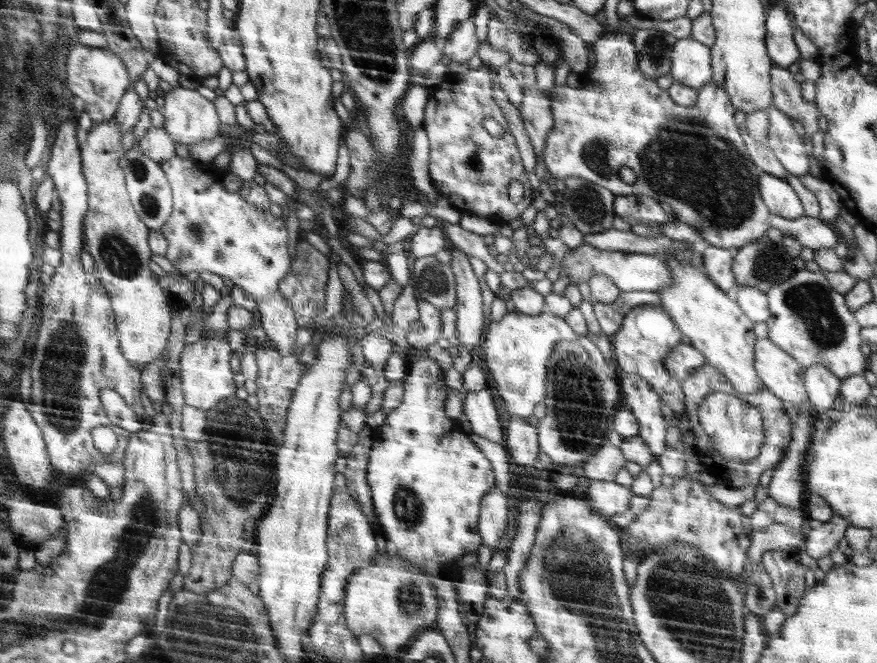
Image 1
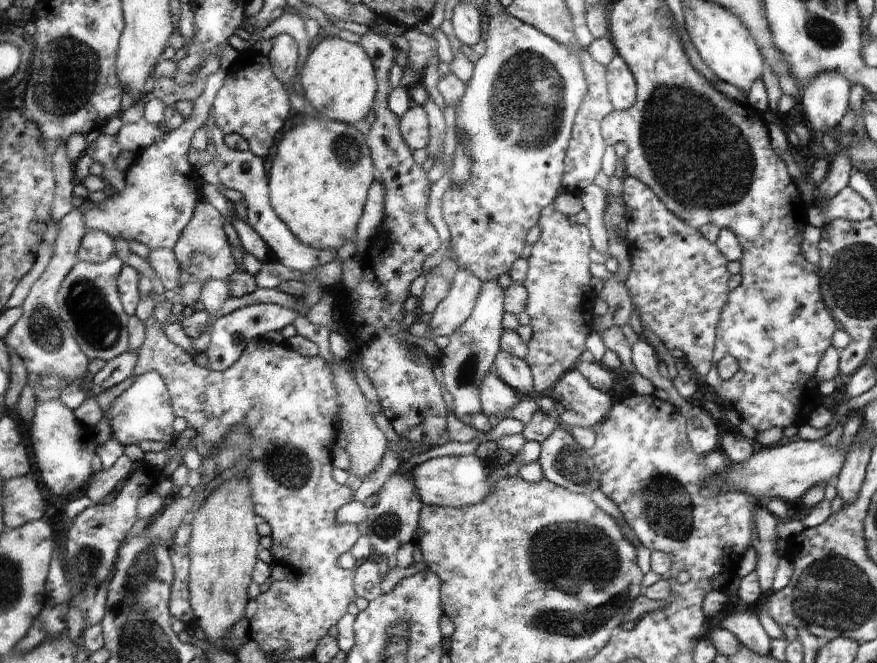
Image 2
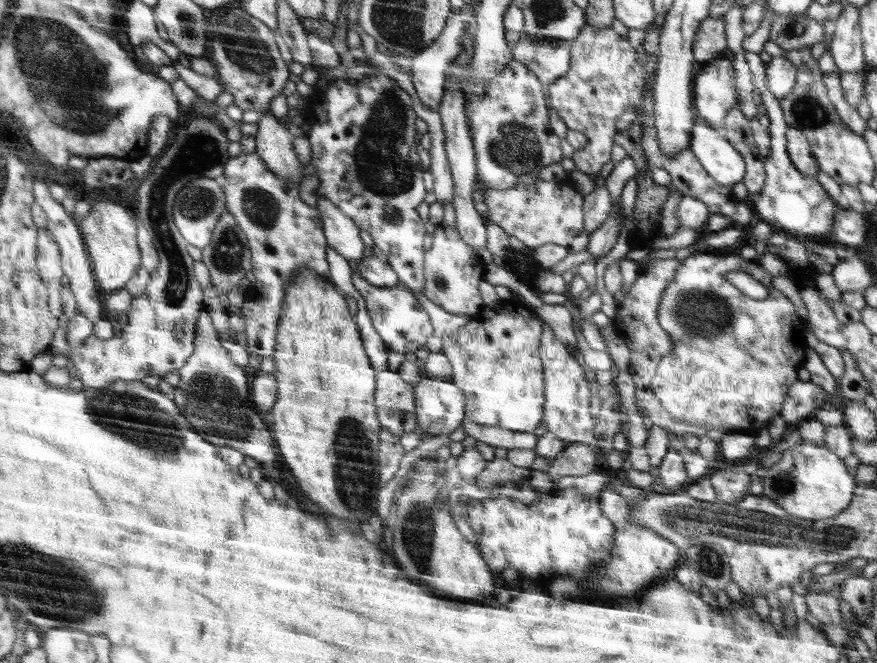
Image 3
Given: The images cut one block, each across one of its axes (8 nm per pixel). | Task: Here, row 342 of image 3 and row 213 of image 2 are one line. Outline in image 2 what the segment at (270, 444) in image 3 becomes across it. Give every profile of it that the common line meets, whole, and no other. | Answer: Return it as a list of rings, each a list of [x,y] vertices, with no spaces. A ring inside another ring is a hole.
[[[208,200],[197,208],[195,218],[183,232],[183,238],[179,240],[175,251],[183,270],[178,299],[186,308],[192,308],[193,304],[201,300],[202,284],[212,279],[225,281],[226,278],[235,276],[242,268],[234,258],[234,248],[226,234],[226,220],[216,205]]]

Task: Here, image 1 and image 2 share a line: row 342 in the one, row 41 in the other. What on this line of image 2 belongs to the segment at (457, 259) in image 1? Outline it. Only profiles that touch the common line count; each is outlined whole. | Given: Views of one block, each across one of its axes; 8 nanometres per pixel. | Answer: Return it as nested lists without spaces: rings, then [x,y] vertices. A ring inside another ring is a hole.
[[[459,1],[451,18],[453,35],[468,46],[480,41],[480,12],[476,5]]]

